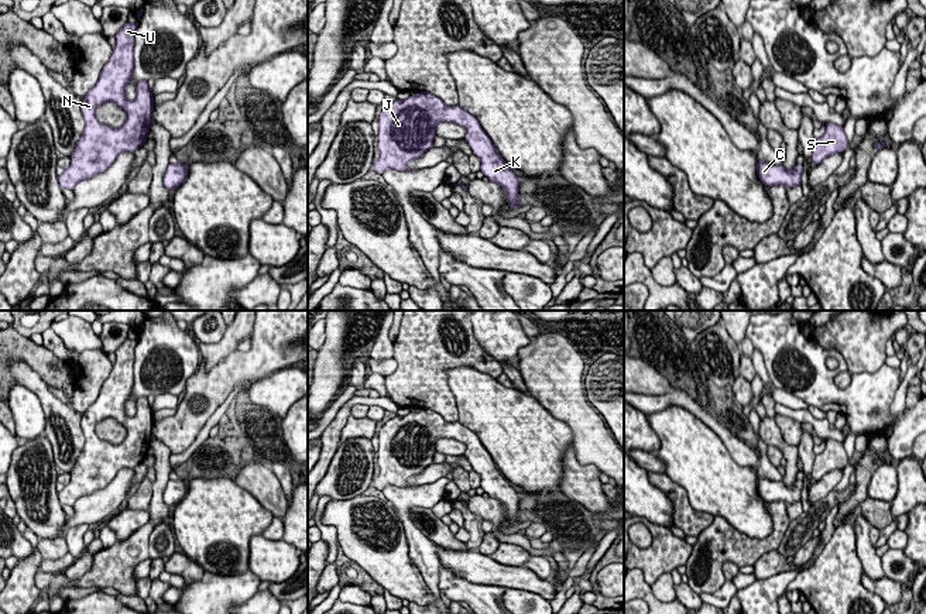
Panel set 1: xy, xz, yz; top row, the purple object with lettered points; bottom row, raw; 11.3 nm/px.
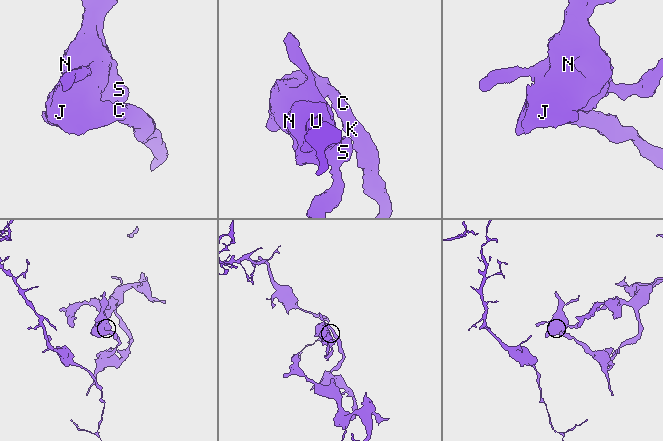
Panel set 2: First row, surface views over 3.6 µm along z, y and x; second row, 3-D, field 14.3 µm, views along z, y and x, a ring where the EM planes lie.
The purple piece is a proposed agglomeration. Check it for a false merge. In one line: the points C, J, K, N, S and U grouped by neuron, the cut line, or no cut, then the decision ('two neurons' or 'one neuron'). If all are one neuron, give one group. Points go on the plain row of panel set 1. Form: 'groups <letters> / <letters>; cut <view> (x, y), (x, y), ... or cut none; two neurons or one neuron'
groups C J K N S U; cut none; one neuron

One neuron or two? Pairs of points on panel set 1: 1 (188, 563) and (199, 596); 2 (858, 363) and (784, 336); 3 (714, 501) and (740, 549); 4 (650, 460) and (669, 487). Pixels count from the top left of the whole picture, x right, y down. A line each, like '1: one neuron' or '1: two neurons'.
1: two neurons
2: two neurons
3: two neurons
4: two neurons

